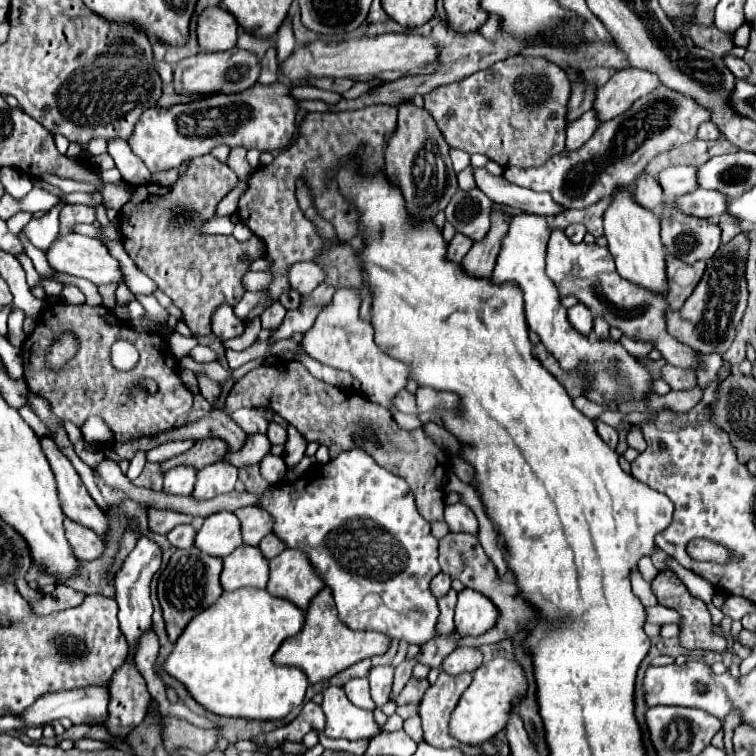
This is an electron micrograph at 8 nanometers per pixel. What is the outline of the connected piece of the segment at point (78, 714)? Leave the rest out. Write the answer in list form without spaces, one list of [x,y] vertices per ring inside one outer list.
[[[99,684],[99,686],[87,686],[87,688],[75,688],[75,690],[61,690],[61,692],[53,692],[53,694],[43,694],[35,704],[31,704],[27,710],[23,710],[19,714],[19,718],[25,722],[25,728],[21,732],[25,732],[29,726],[41,726],[45,722],[51,720],[59,720],[59,718],[69,718],[73,724],[85,724],[87,720],[95,720],[99,724],[105,724],[109,720],[109,684]]]

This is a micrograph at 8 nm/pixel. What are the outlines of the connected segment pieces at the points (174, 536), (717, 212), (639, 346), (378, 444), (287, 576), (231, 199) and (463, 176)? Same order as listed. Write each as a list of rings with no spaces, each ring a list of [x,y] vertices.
[[[183,524],[183,526],[175,526],[167,538],[175,548],[191,548],[193,546],[193,538],[195,538],[195,528],[191,524]]]
[[[697,188],[695,192],[689,192],[687,196],[679,196],[675,202],[679,204],[679,208],[683,208],[683,212],[691,216],[699,216],[699,218],[721,216],[723,212],[727,212],[727,204],[729,204],[723,192],[705,190],[705,188]]]
[[[623,336],[621,338],[621,344],[623,344],[623,348],[629,352],[629,354],[633,354],[633,356],[647,356],[649,354],[649,350],[651,350],[651,344],[647,344],[647,342],[637,342],[637,340],[631,340],[631,338],[627,338],[627,336]]]
[[[299,361],[287,364],[259,366],[247,372],[227,392],[221,412],[233,414],[243,406],[247,408],[267,406],[275,414],[283,416],[289,424],[293,424],[305,436],[305,440],[309,442],[315,440],[319,444],[325,444],[329,448],[331,458],[335,458],[343,450],[363,448],[379,466],[383,466],[385,470],[403,478],[409,484],[411,492],[415,494],[417,510],[427,522],[441,522],[445,508],[443,478],[445,478],[447,452],[435,446],[425,436],[423,428],[417,430],[399,428],[391,412],[385,406],[367,400],[367,396],[313,378]]]
[[[283,550],[269,562],[267,592],[293,602],[297,608],[305,610],[323,586],[323,580],[311,570],[309,560],[297,550]]]
[[[237,182],[237,186],[219,202],[217,208],[217,216],[231,216],[237,212],[237,204],[239,204],[239,196],[243,192],[243,188],[247,186],[247,182]]]
[[[467,166],[463,172],[459,172],[457,174],[457,180],[459,180],[459,188],[463,188],[463,190],[471,190],[473,186],[475,186],[475,180],[473,180],[473,172],[471,172],[473,168],[471,166]]]

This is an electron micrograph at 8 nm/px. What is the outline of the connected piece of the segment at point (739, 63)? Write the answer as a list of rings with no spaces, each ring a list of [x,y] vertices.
[[[725,54],[723,60],[725,60],[725,66],[735,74],[735,78],[745,78],[745,76],[747,76],[747,72],[749,72],[749,64],[747,64],[743,58]]]

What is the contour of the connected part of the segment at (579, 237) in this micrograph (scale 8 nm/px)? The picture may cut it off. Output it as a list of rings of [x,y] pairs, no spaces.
[[[571,224],[565,228],[565,236],[571,240],[571,242],[583,242],[583,236],[585,236],[585,226],[583,224]]]

